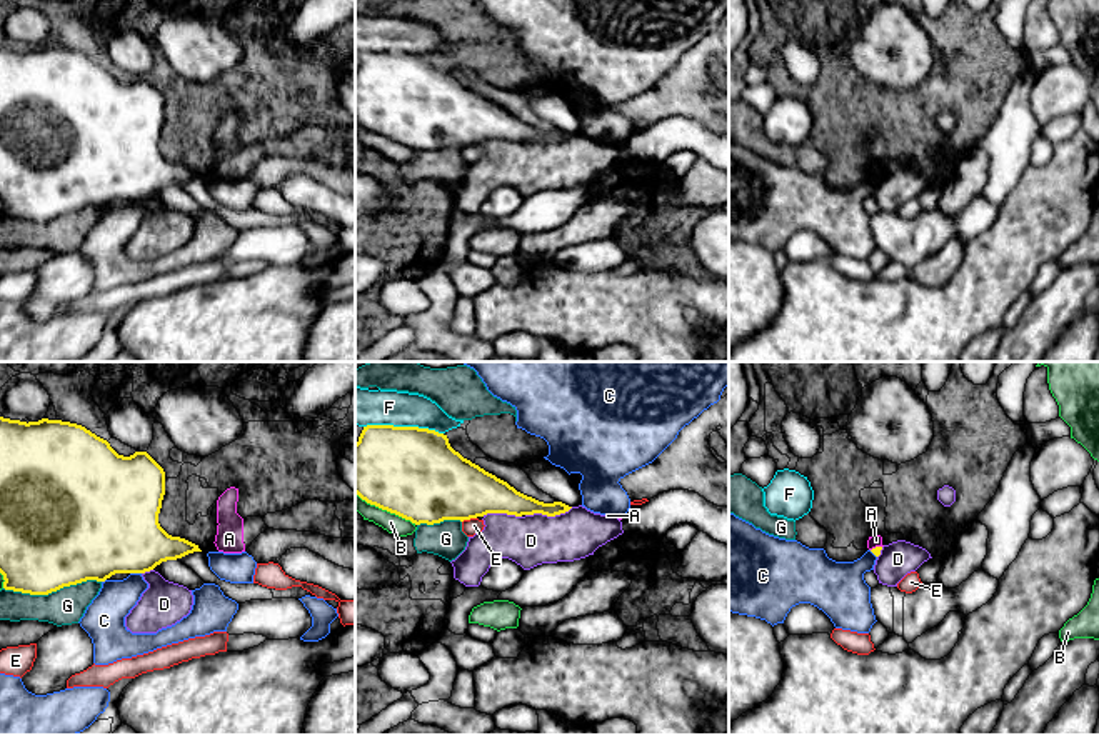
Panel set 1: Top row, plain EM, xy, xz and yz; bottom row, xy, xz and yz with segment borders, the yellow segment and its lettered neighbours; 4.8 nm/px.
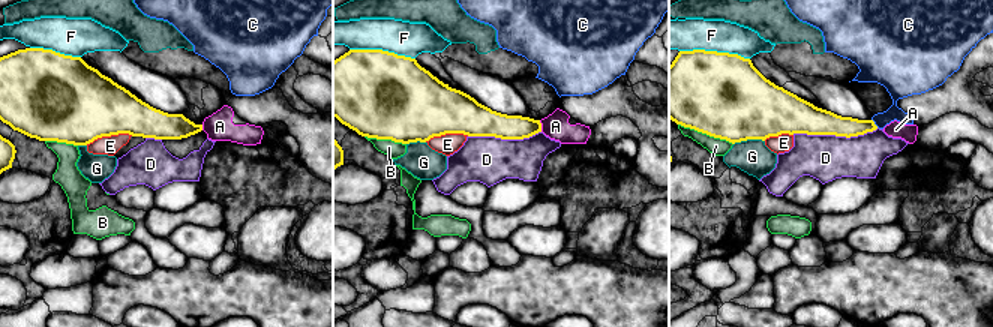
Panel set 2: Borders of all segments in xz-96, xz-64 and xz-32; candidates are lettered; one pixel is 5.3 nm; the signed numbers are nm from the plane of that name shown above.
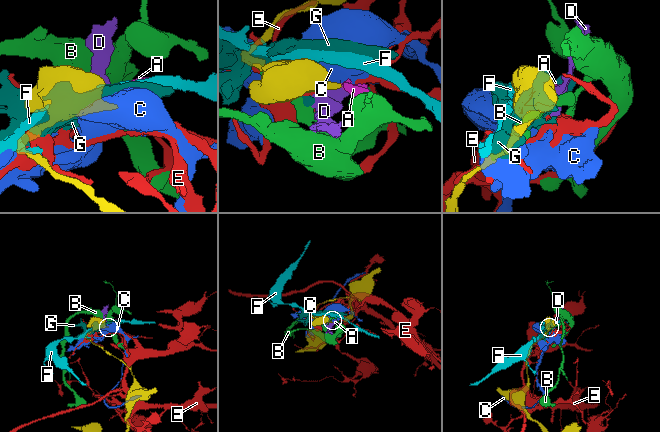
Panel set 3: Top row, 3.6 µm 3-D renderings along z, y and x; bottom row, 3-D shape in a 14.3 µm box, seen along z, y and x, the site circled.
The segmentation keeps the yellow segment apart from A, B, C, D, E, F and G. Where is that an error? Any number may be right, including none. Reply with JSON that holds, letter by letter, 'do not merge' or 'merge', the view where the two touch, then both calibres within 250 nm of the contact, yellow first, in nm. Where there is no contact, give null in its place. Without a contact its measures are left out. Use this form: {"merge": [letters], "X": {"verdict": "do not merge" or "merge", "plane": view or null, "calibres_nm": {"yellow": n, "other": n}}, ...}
{"merge": [], "A": {"verdict": "do not merge", "plane": "yz", "calibres_nm": {"yellow": 40, "other": 60}}, "B": {"verdict": "do not merge", "plane": "xz", "calibres_nm": {"yellow": 440, "other": 90}}, "C": {"verdict": "do not merge", "plane": "xy", "calibres_nm": {"yellow": 460, "other": 180}}, "D": {"verdict": "do not merge", "plane": "xz", "calibres_nm": {"yellow": 150, "other": 240}}, "E": {"verdict": "do not merge", "plane": "xz", "calibres_nm": {"yellow": 380, "other": 80}}, "F": {"verdict": "do not merge", "plane": "xz", "calibres_nm": {"yellow": 440, "other": 180}}, "G": {"verdict": "do not merge", "plane": "xy", "calibres_nm": {"yellow": 480, "other": 180}}}

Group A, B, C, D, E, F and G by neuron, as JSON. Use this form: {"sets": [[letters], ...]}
{"sets": [["A", "G"], ["B", "D"], ["C"], ["E"], ["F"]]}

